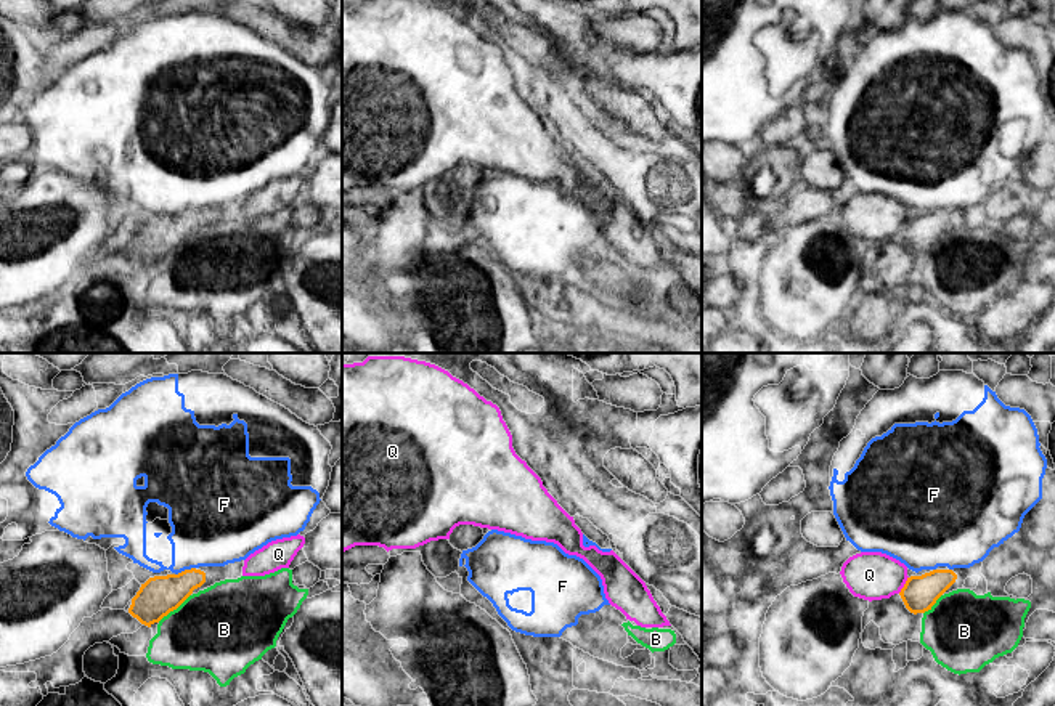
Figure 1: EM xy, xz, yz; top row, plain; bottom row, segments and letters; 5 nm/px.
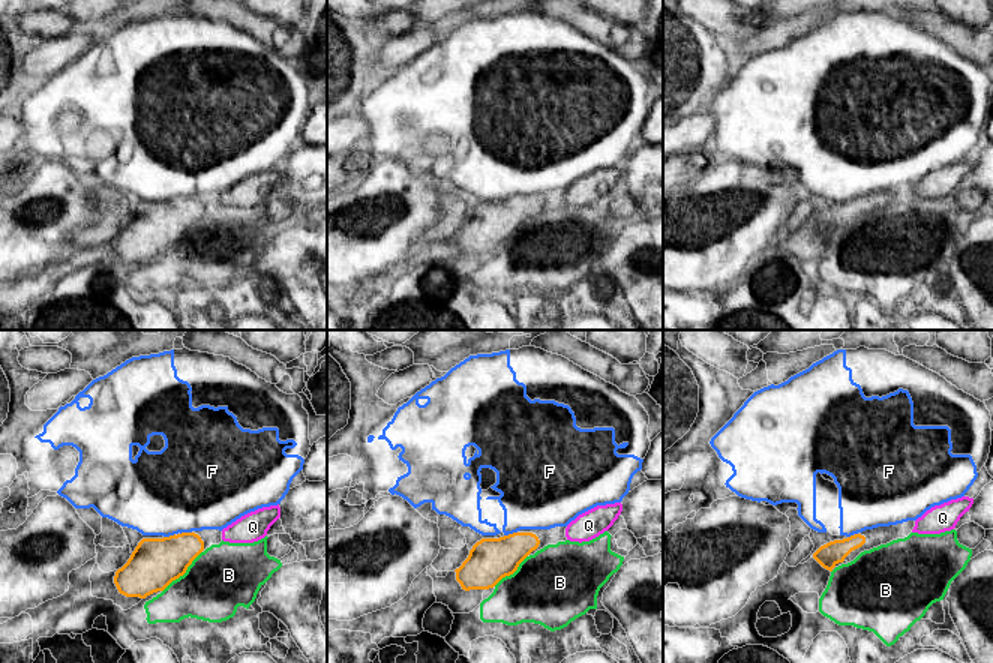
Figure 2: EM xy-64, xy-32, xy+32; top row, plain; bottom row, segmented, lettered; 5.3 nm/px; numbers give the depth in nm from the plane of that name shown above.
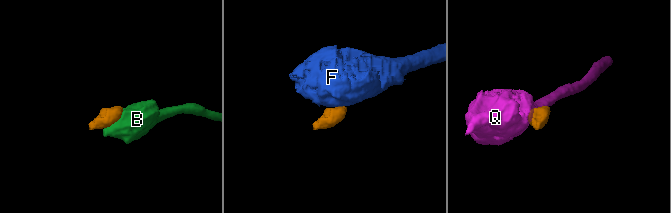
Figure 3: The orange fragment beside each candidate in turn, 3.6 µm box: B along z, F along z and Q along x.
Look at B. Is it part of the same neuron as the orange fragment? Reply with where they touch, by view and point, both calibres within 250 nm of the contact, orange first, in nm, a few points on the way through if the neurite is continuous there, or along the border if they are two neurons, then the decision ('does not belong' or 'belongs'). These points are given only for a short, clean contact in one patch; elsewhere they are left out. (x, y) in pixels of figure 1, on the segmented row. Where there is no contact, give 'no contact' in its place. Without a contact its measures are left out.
contact xy (174, 608); calibres 200 and 440 nm; border xy (190, 594), (158, 621); does not belong

